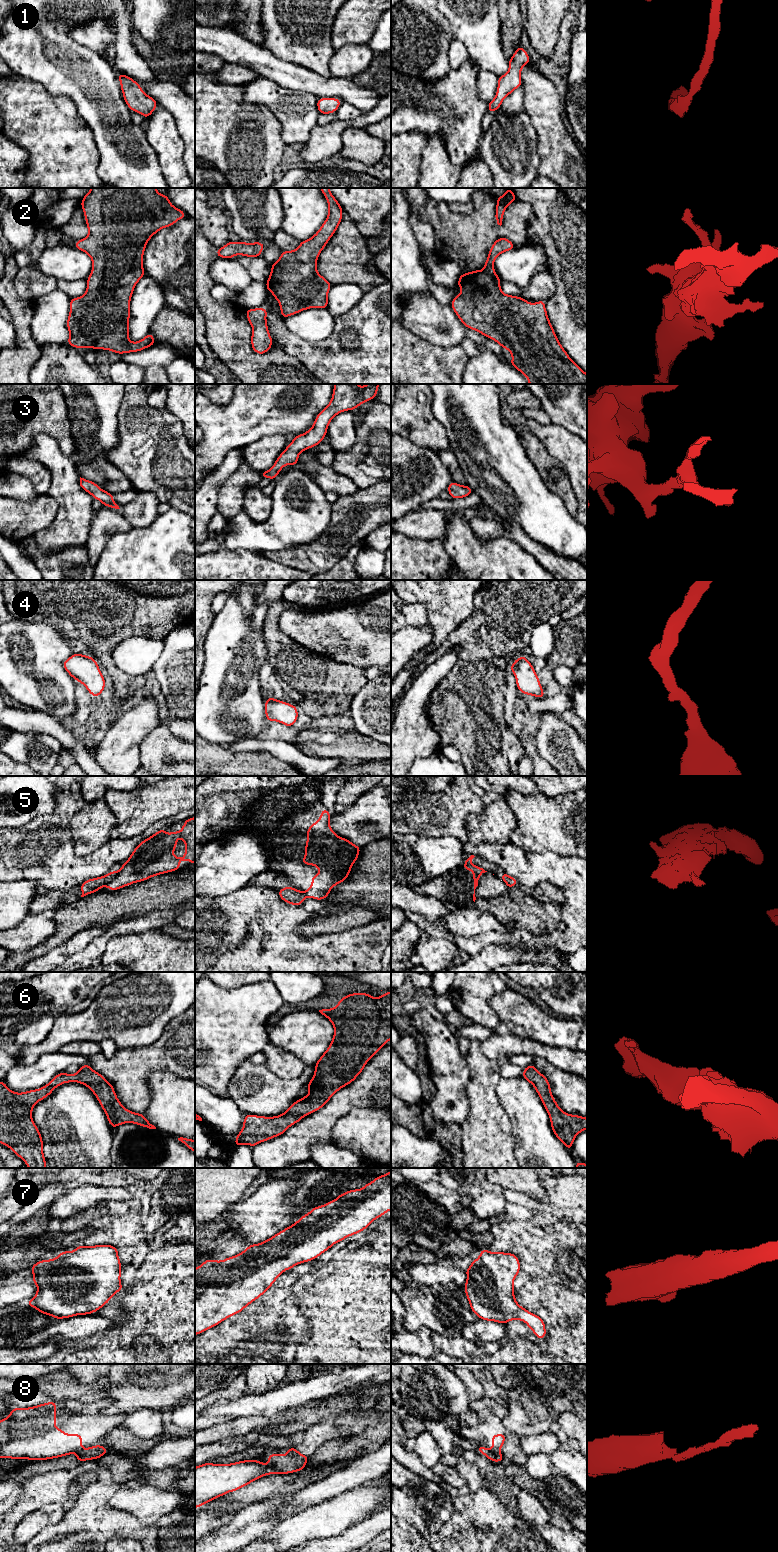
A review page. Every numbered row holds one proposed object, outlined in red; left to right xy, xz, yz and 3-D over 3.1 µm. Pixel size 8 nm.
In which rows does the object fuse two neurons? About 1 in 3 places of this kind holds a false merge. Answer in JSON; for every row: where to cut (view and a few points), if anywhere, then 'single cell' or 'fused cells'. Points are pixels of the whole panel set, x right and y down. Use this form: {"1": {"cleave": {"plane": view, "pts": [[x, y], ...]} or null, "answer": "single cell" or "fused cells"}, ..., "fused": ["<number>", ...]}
{"1": {"cleave": null, "answer": "single cell"}, "2": {"cleave": null, "answer": "single cell"}, "3": {"cleave": null, "answer": "single cell"}, "4": {"cleave": null, "answer": "single cell"}, "5": {"cleave": {"plane": "xy", "pts": [[115, 873], [104, 885]]}, "answer": "fused cells"}, "6": {"cleave": null, "answer": "single cell"}, "7": {"cleave": null, "answer": "single cell"}, "8": {"cleave": {"plane": "xz", "pts": [[270, 1464], [273, 1472]]}, "answer": "fused cells"}, "fused": ["5", "8"]}

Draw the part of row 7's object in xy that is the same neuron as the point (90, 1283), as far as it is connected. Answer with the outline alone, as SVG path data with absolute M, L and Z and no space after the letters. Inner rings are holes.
M110 1244L79 1245L72 1252L61 1251L56 1258L36 1262L30 1270L34 1275L31 1281L37 1285L37 1293L26 1302L27 1305L58 1320L92 1314L123 1290L118 1249Z

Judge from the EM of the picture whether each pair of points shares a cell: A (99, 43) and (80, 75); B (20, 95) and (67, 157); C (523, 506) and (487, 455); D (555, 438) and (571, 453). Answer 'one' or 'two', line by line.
A: two
B: one
C: one
D: one

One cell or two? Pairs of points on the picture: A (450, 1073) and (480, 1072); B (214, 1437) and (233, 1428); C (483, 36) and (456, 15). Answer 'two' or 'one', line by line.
A: two
B: one
C: one

